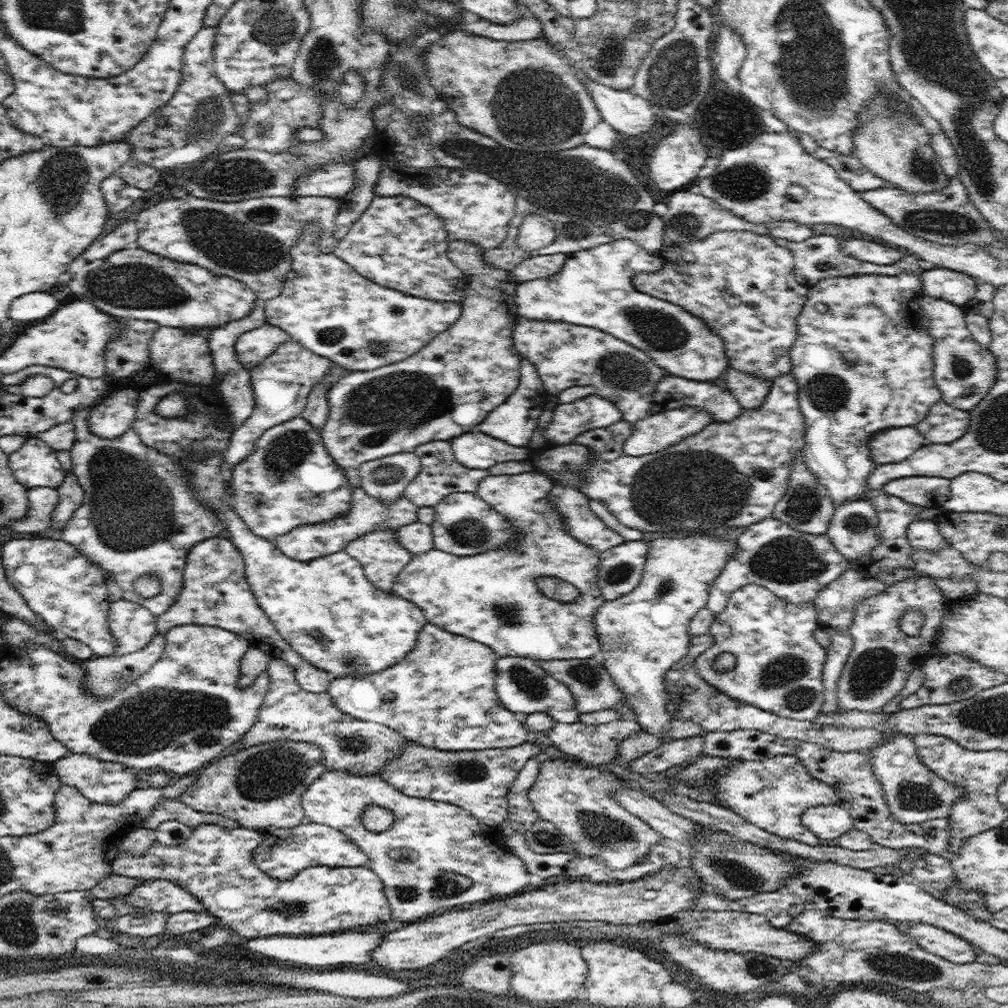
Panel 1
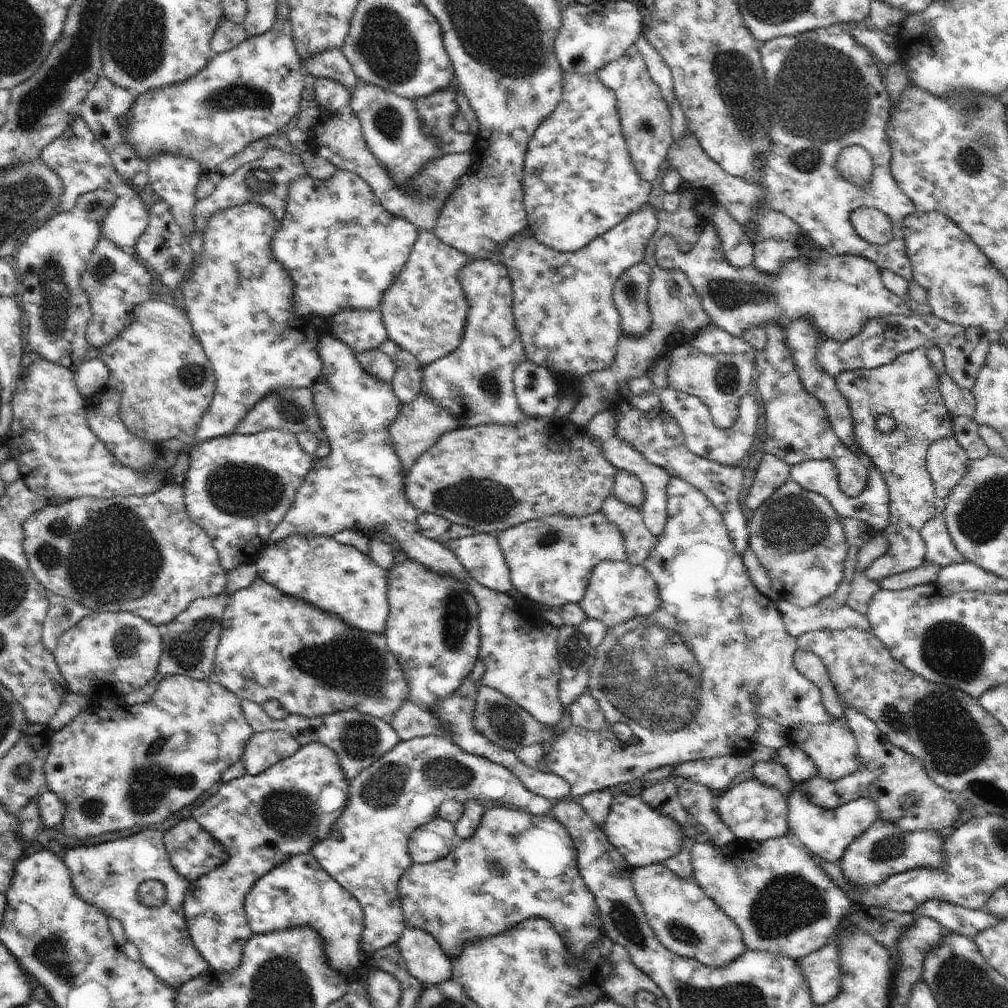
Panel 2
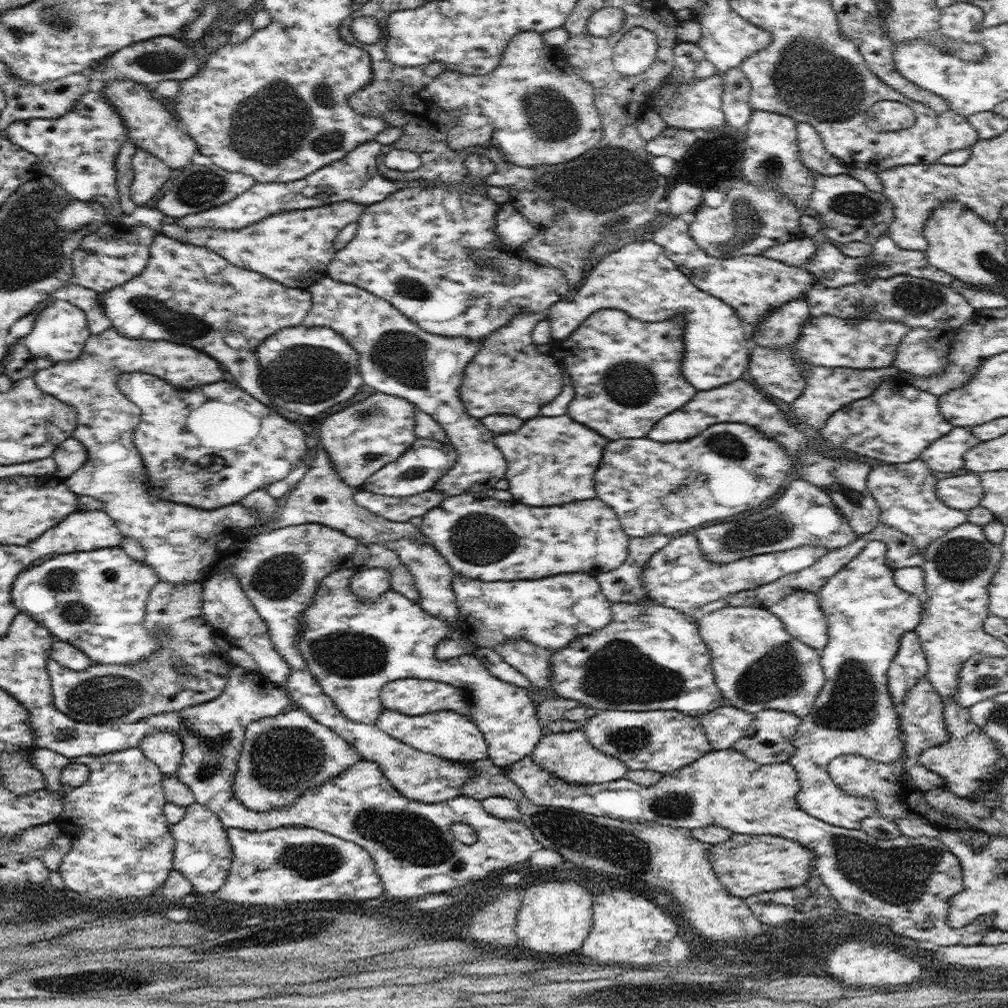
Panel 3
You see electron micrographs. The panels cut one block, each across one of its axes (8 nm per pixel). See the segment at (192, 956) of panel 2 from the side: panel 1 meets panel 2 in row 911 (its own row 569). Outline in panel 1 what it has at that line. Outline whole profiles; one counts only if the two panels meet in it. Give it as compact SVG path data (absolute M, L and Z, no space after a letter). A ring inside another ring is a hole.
M106 395L88 408L76 411L72 418L76 425L75 441L69 451L74 462L73 473L85 491L82 504L63 528L61 540L78 550L88 561L100 566L106 572L106 577L112 578L122 588L124 600L140 604L159 616L168 611L182 589L184 567L190 550L204 540L218 537L227 527L217 520L214 510L198 500L190 484L192 478L186 476L182 461L144 444L134 428L126 430L114 440L100 438L90 432L90 409L102 401L106 401ZM148 572L156 573L161 583L160 594L152 599L138 597L132 587L140 575Z

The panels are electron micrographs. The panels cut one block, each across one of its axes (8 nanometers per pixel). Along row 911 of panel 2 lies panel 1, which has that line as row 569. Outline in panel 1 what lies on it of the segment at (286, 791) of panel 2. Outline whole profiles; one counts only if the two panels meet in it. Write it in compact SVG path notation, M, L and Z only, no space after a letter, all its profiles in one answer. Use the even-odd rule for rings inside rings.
M213 537L196 544L190 550L184 567L182 589L168 611L156 619L157 634L165 636L170 628L194 623L217 626L239 634L249 642L250 647L259 648L288 662L293 667L296 681L305 691L328 691L331 674L304 660L301 654L282 638L272 619L260 608L248 585L243 557L229 539Z

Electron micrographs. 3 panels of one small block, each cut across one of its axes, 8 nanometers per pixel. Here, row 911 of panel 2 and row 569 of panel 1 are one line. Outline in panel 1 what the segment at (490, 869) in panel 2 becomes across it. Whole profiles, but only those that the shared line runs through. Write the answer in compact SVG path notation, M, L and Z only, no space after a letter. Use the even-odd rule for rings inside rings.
M532 470L520 474L492 475L480 481L475 492L519 533L515 546L488 550L475 556L454 556L432 548L429 552L412 556L394 580L393 593L412 601L424 612L427 622L437 627L485 644L497 657L516 656L536 662L598 658L601 647L594 628L594 615L604 603L597 584L600 570L599 554L574 539L564 527L560 513L550 501L553 479L544 472ZM542 576L566 580L580 592L578 600L562 602L546 597L537 589L537 579Z

